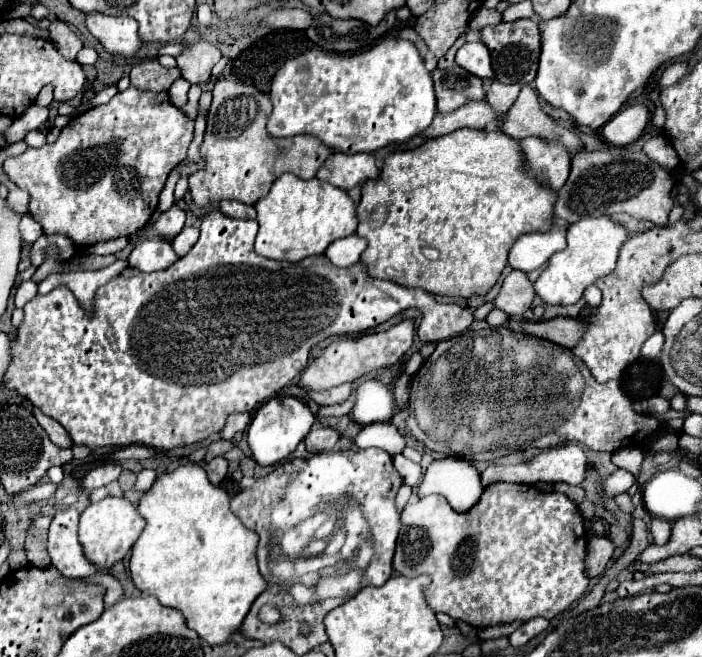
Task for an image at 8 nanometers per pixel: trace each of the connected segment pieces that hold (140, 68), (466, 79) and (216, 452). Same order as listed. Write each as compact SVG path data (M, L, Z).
M144 60L134 66L134 72L130 72L130 84L138 90L152 92L168 90L176 78L180 78L180 68L164 68L158 60Z
M460 66L432 72L438 112L452 112L470 100L484 100L484 84Z
M218 440L218 442L210 444L210 446L208 446L208 454L206 454L204 462L210 462L212 458L222 456L222 454L224 454L224 452L228 452L232 446L234 446L234 442L224 442L224 440Z

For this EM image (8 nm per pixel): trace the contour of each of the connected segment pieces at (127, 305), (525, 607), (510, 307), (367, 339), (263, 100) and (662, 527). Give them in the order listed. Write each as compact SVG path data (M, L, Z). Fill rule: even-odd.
M212 210L200 226L200 238L194 244L194 248L178 258L170 268L166 270L158 270L152 274L140 272L136 268L126 268L118 278L110 280L108 284L100 286L96 290L96 298L94 298L94 316L88 318L84 314L84 310L78 306L72 290L66 284L56 286L54 290L50 290L44 296L36 296L32 298L26 306L24 306L24 322L18 328L18 336L16 340L12 340L12 364L6 370L4 376L4 384L12 390L16 390L18 394L26 396L34 406L38 406L46 416L54 418L56 422L60 422L66 432L70 434L74 444L82 444L88 448L98 448L98 446L132 446L132 444L140 444L140 446L148 446L154 450L172 450L176 446L190 446L196 444L200 440L206 440L210 434L214 432L222 432L226 418L230 414L236 412L256 412L266 400L270 400L272 396L276 396L288 382L292 382L292 378L296 378L308 364L308 350L312 344L322 342L330 336L346 336L346 334L362 334L382 322L386 322L388 318L408 310L408 308L418 308L422 312L422 320L420 326L416 330L418 338L422 342L440 342L440 340L448 340L454 334L464 332L470 324L472 324L472 314L468 314L468 310L460 308L458 304L452 302L442 302L438 300L438 296L422 290L422 288L404 288L396 282L390 280L378 280L372 278L364 272L364 264L358 262L350 268L336 268L324 254L320 256L312 256L312 258L304 258L296 264L292 262L278 262L278 260L270 260L264 256L258 256L254 252L254 238L258 232L258 222L256 220L238 220L238 218L230 218L224 216L220 210ZM210 294L216 294L214 302L208 298Z
M494 482L484 488L476 506L464 514L452 510L448 500L438 494L406 504L396 542L394 570L406 578L416 578L420 574L430 576L430 586L424 590L424 596L434 614L444 612L452 620L486 628L510 624L514 620L526 622L536 616L552 620L556 614L570 608L588 590L590 578L586 574L584 560L584 518L566 494L540 492L528 484Z
M512 270L504 278L502 288L494 298L494 308L506 312L508 316L522 316L530 308L534 296L536 294L532 282L526 278L526 274L520 270Z
M404 320L404 322L392 326L386 332L380 332L380 334L366 334L360 338L352 338L352 340L346 338L346 340L332 342L322 352L322 356L312 360L308 364L308 368L300 374L298 388L302 392L328 390L328 388L340 386L344 382L354 382L372 370L392 366L394 362L398 362L408 352L408 348L412 346L412 338L414 338L414 320Z
M224 78L214 84L214 100L208 112L204 142L200 146L200 154L204 156L204 168L200 168L188 178L192 200L198 206L220 200L256 204L256 200L268 194L272 182L284 172L294 172L304 180L316 176L318 168L332 154L332 150L324 146L316 136L308 134L280 140L268 136L266 122L270 112L270 98L254 86Z
M654 518L652 524L650 524L650 532L652 532L652 538L654 538L654 544L666 544L670 540L670 534L672 534L672 524L668 520L660 520L660 518Z

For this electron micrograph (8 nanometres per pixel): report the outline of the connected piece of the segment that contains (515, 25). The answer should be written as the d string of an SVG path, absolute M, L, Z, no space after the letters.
M514 20L514 22L500 22L496 26L482 28L482 42L488 46L492 56L492 70L496 80L502 84L532 84L538 70L538 56L542 48L542 36L536 20Z

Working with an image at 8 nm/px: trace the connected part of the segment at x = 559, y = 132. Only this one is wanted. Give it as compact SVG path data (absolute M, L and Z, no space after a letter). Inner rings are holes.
M530 86L522 88L516 102L503 117L502 132L514 140L536 136L548 142L558 142L570 156L584 150L584 144L574 130L564 128L540 110L538 98Z

